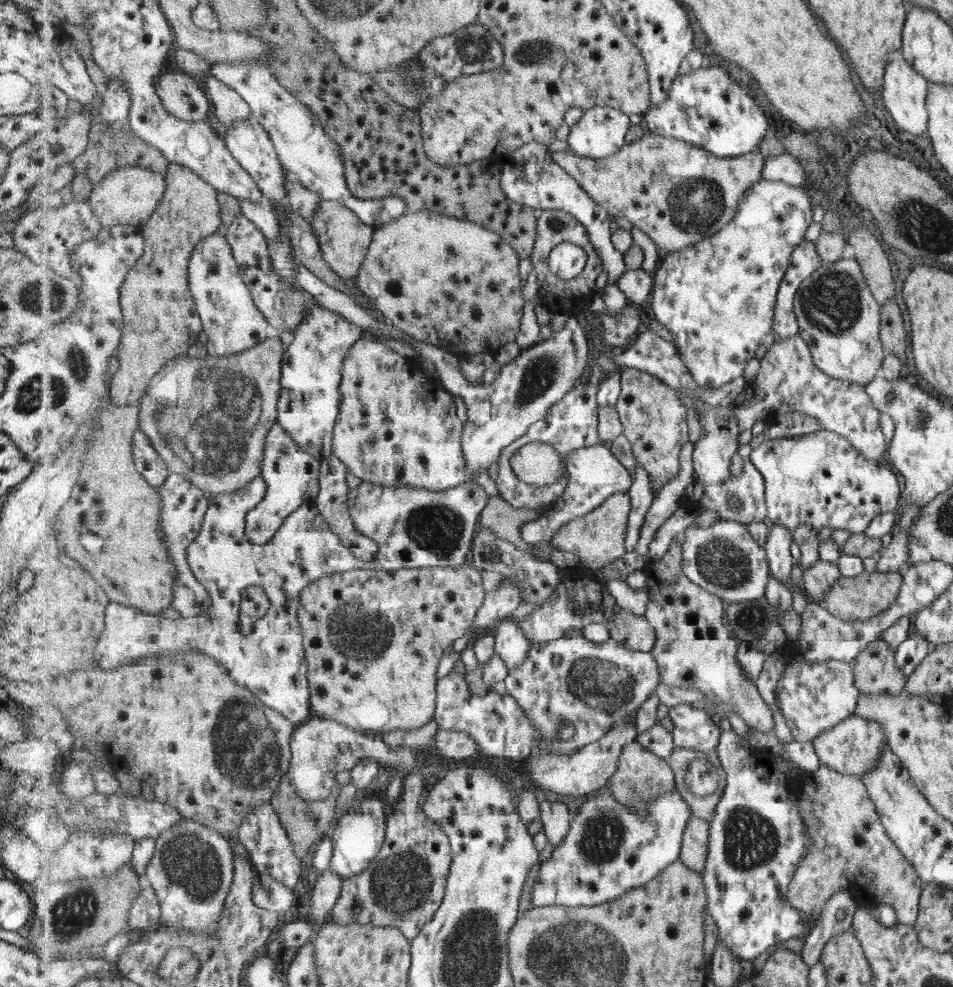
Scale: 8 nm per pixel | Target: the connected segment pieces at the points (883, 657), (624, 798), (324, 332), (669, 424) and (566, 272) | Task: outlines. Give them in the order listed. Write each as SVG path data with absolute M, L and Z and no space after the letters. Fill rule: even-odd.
M882 638L873 642L850 664L857 688L865 695L895 696L908 682L895 662L894 650Z
M635 741L624 746L618 772L612 777L612 781L607 784L606 788L617 796L617 800L621 804L633 808L635 812L639 812L641 815L649 812L655 796L673 792L677 786L675 786L675 774L673 774L669 762Z
M317 304L305 316L308 318L301 321L292 343L284 352L278 422L289 431L303 451L323 459L333 452L334 428L343 402L340 388L344 379L345 358L364 330L345 320L341 314Z
M626 367L622 369L621 380L622 393L615 407L623 423L623 434L631 442L636 461L649 472L654 495L658 496L666 485L674 481L678 472L681 472L681 452L690 440L689 409L681 402L677 390L672 389L655 375Z
M564 242L551 251L548 261L558 277L569 280L577 278L585 270L588 256L579 244Z

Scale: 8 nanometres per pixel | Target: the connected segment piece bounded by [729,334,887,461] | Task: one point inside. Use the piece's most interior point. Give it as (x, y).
(788, 379)

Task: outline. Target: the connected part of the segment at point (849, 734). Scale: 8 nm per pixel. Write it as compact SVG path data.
M855 714L843 723L829 728L828 731L817 736L812 744L821 765L829 766L831 769L836 769L837 772L845 775L857 776L863 779L864 775L874 772L873 770L877 768L887 741L885 741L885 729L879 721Z

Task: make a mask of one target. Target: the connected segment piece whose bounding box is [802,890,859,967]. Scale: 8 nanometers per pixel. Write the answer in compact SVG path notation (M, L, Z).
M840 890L827 900L817 926L807 936L802 948L804 962L810 967L820 962L825 945L833 936L852 928L859 902L849 891Z

